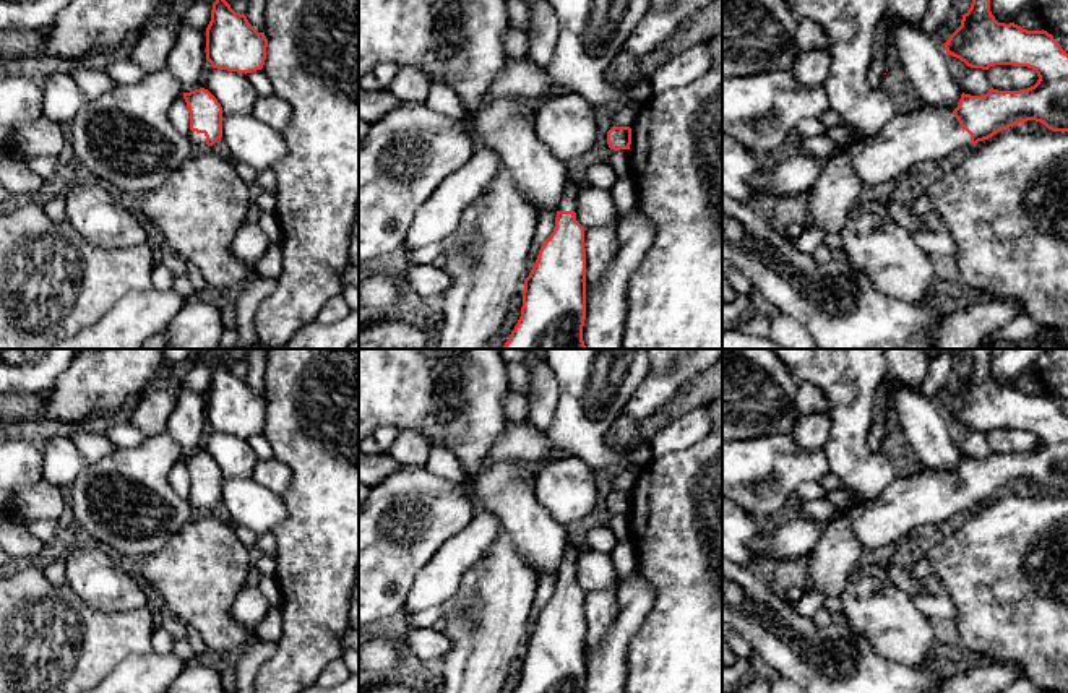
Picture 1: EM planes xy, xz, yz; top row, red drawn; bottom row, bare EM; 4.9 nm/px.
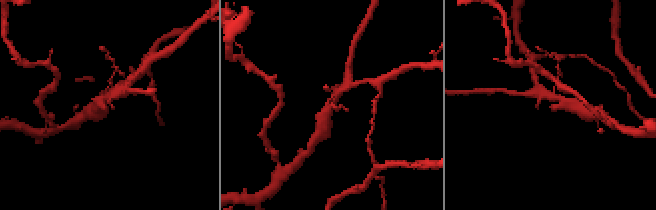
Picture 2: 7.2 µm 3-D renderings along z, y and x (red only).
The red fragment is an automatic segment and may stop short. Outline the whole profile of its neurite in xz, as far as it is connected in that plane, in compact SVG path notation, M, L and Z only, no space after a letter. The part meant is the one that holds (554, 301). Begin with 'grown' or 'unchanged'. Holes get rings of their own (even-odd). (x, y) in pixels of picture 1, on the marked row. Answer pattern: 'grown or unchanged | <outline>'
grown | M566 179L558 203L555 227L539 250L536 265L524 279L521 316L502 349L586 349L586 248L584 227L576 221L578 183Z

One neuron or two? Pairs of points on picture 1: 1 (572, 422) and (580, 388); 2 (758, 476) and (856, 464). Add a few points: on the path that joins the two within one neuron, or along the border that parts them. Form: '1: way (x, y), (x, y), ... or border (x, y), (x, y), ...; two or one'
1: way (580, 414), (580, 396); one
2: border (823, 448), (831, 471); two

